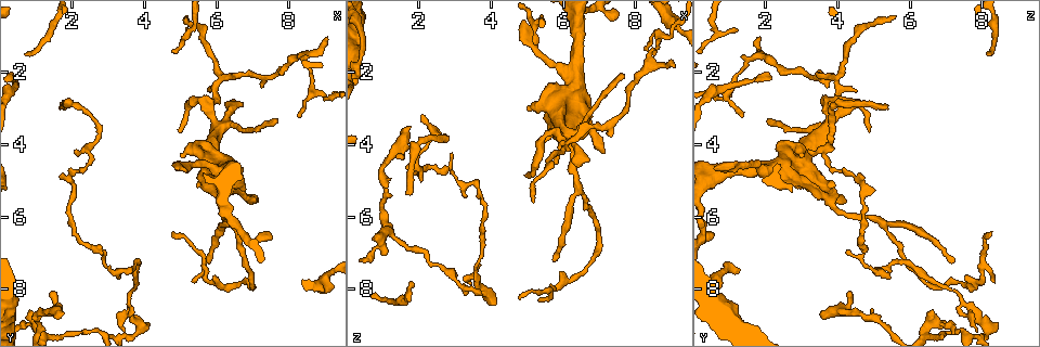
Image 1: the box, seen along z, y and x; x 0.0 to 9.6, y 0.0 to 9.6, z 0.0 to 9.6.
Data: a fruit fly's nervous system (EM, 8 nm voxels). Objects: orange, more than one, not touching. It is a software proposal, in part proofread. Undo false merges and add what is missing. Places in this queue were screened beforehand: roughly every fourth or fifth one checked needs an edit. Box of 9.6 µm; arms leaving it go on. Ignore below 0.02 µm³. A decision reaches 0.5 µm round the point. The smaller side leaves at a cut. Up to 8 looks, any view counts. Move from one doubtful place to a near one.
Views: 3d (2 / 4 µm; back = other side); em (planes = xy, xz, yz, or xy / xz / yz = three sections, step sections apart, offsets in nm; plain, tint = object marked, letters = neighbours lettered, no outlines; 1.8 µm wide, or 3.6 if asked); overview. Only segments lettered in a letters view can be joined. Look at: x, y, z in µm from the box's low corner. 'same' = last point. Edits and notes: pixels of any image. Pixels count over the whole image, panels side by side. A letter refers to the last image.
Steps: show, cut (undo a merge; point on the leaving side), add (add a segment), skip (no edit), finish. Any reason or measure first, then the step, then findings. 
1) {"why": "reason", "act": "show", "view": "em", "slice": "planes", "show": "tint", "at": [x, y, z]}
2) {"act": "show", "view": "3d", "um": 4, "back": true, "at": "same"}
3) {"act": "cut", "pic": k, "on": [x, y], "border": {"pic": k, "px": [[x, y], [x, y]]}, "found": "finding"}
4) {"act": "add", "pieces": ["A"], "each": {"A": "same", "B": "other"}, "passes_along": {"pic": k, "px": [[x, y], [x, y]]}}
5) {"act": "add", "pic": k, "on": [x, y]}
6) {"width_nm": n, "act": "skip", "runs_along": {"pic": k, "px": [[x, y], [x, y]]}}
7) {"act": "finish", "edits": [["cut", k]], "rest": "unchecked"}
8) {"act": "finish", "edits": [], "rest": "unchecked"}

{"why": "small branch off a trunk", "act": "show", "view": "3d", "um": 2, "at": [6.15, 4.75, 2.05]}

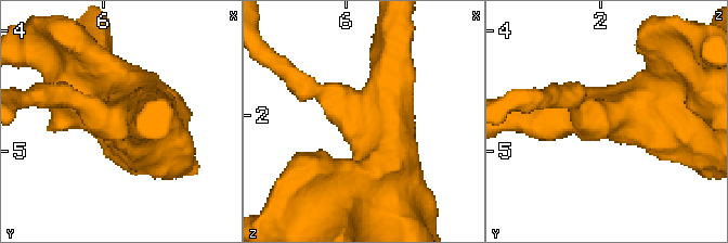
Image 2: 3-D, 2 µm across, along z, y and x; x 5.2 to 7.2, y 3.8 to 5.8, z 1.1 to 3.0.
{"why": "shape alone is not enough", "act": "show", "view": "em", "slice": "planes", "show": "tint", "at": [6.14, 4.74, 2.00]}

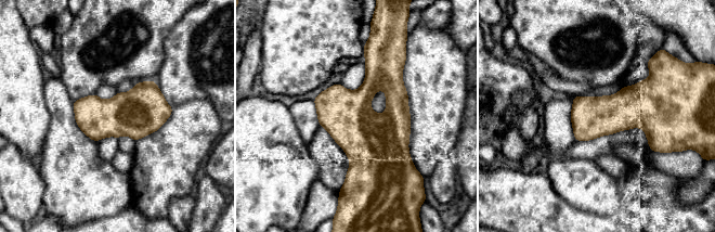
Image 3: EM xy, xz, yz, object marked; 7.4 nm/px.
{"act": "show", "view": "em", "slice": "planes", "show": "letters", "at": "same"}

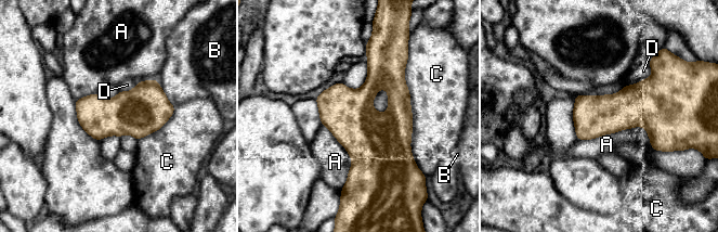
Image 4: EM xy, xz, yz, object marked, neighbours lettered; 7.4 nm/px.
{"act": "skip", "each": {"A": "other", "B": "other", "C": "other", "D": "other"}, "border": {"pic": 4, "px": [[578, 140], [643, 127], [652, 147]]}, "found": "one neuron here"}

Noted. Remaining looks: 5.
{"why": "free end", "act": "show", "view": "em", "slice": "planes", "show": "letters", "at": [1.70, 2.95, 5.35]}

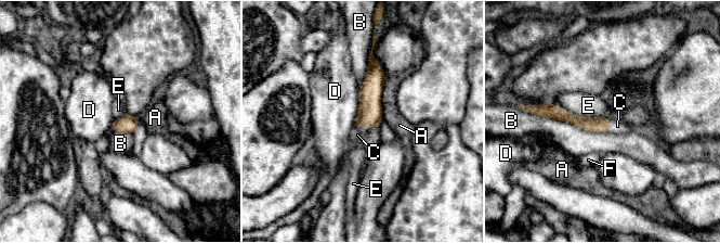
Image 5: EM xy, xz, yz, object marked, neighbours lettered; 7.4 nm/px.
{"longest_contact_nm": ["B", 600], "act": "add", "pieces": ["C"], "each": {"A": "other", "B": "other", "C": "same", "D": "other", "E": "other", "F": "other"}, "passes_along": {"pic": 5, "px": [[370, 111], [366, 125], [357, 135]]}, "found": "the neuron continues"}

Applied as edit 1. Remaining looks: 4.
{"act": "show", "view": "overview"}

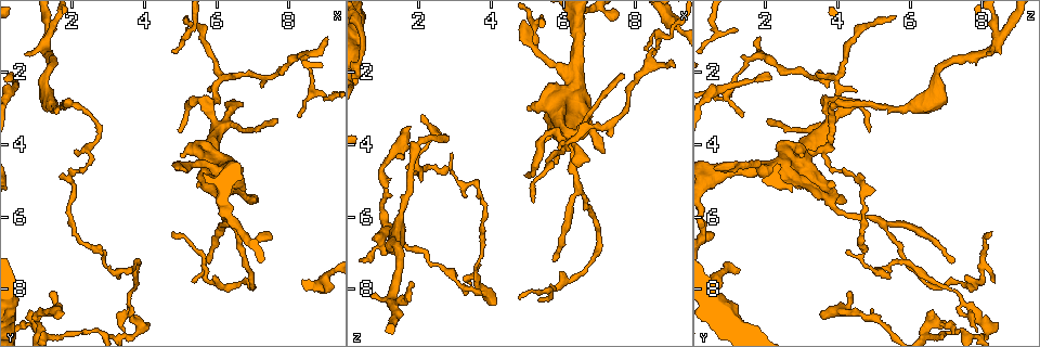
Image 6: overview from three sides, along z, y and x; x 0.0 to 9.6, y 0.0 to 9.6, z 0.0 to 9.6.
{"why": "an open end", "act": "show", "view": "em", "slice": "planes", "show": "tint", "at": [5.25, 7.85, 8.35]}

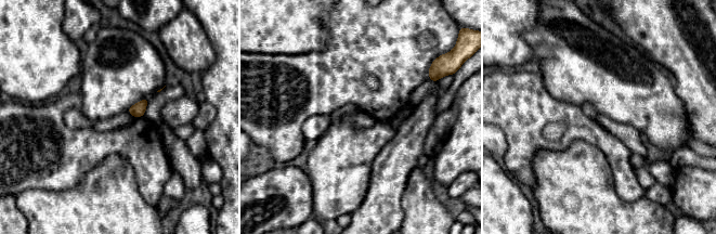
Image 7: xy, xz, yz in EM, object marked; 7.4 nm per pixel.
{"act": "show", "view": "em", "slice": "planes", "show": "letters", "at": "same"}

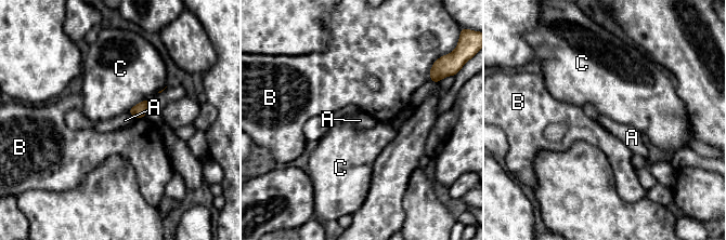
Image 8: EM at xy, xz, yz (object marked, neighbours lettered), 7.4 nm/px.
{"width_nm": 100, "act": "skip", "each": {"A": "other", "B": "other", "C": "other"}, "border": {"pic": 8, "px": [[129, 112], [134, 117]]}, "found": "no lettered segment goes on from it"}

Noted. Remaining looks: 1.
{"act": "finish", "edits": [["add", 5]], "rest": "unchecked"}

